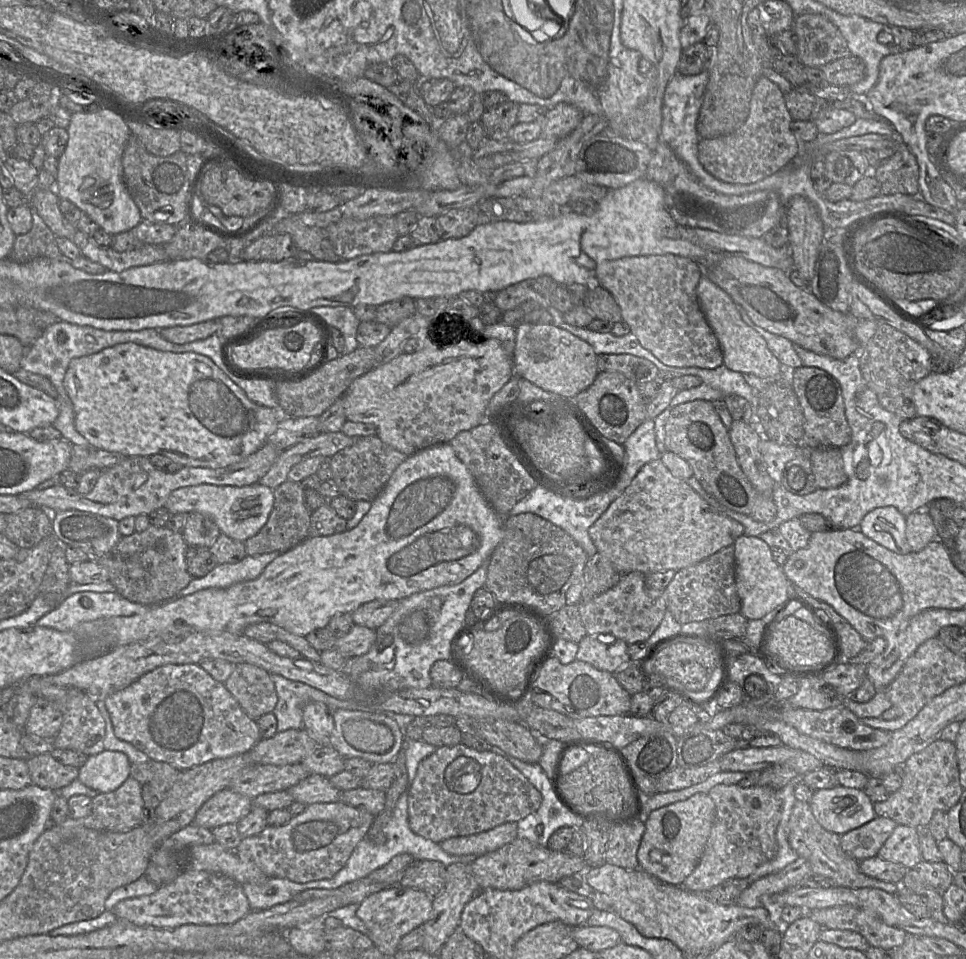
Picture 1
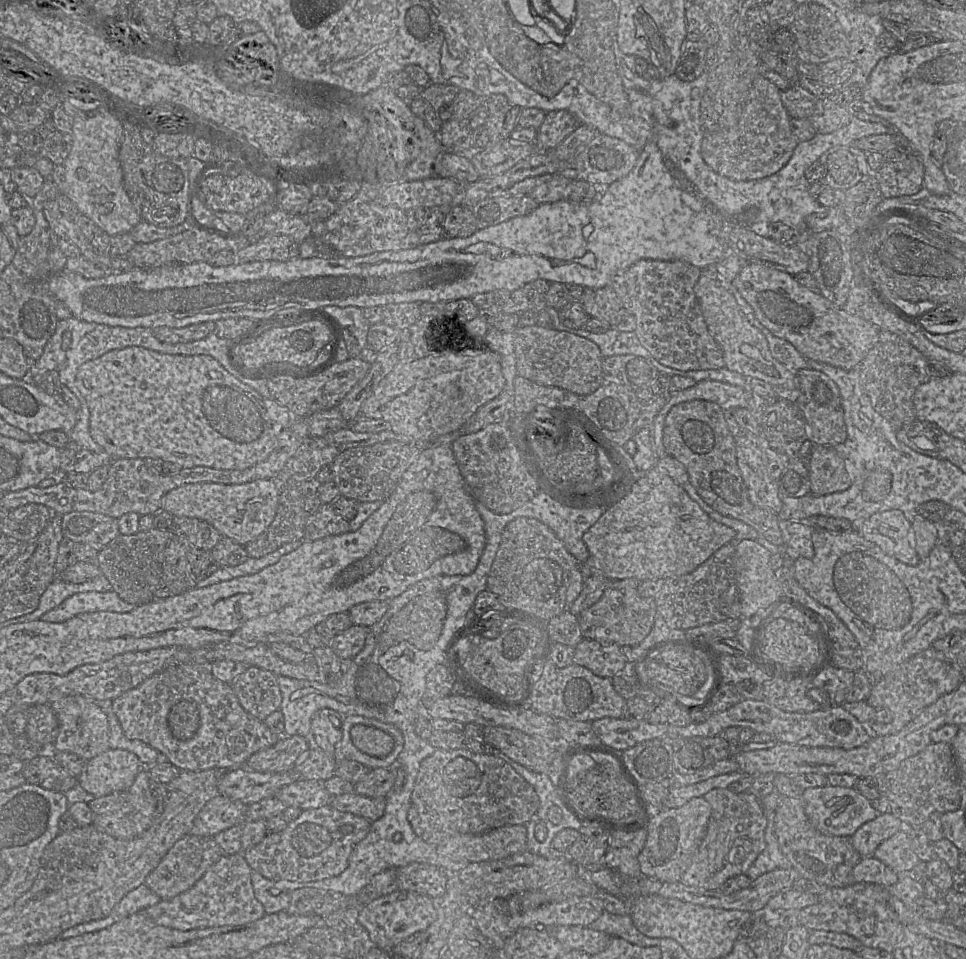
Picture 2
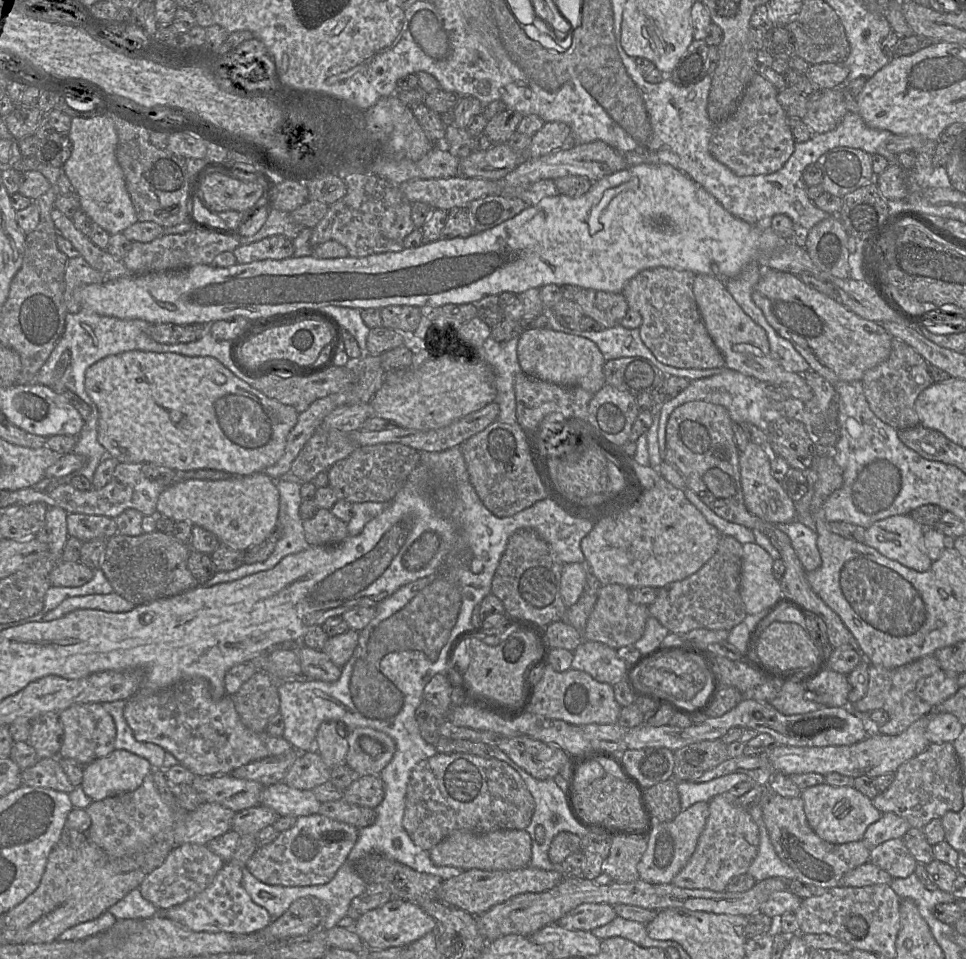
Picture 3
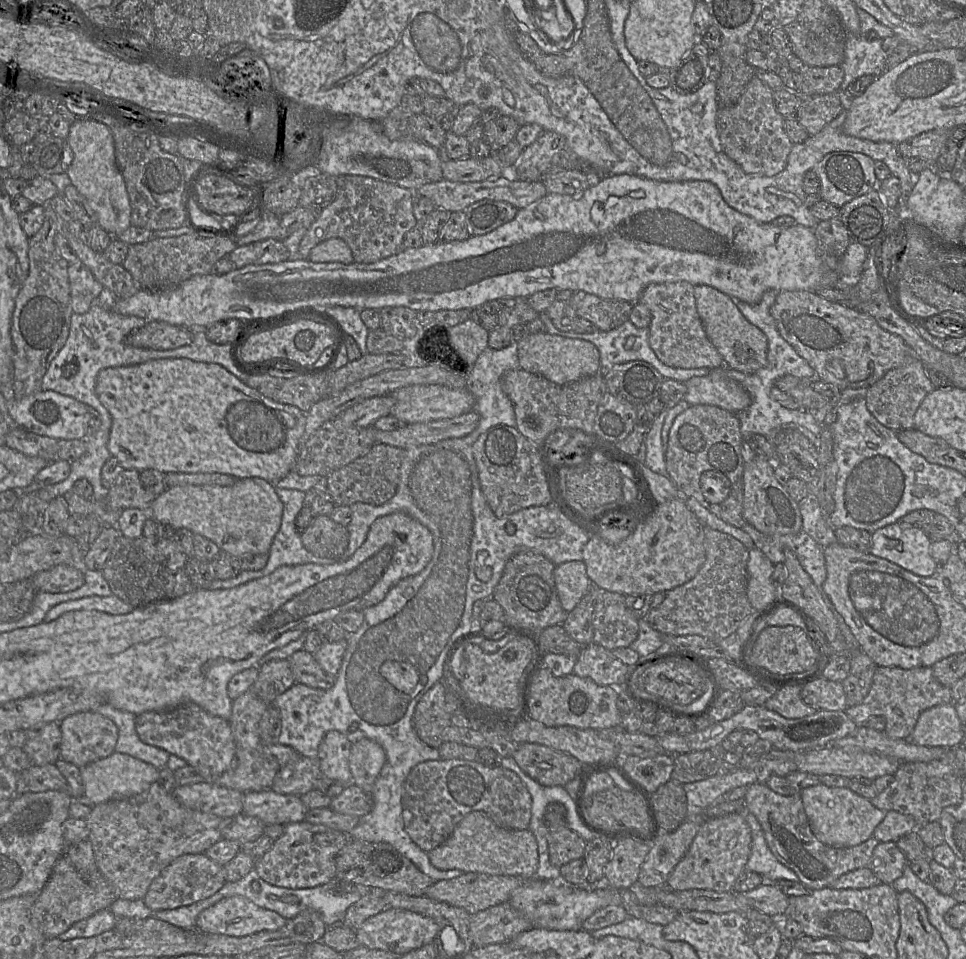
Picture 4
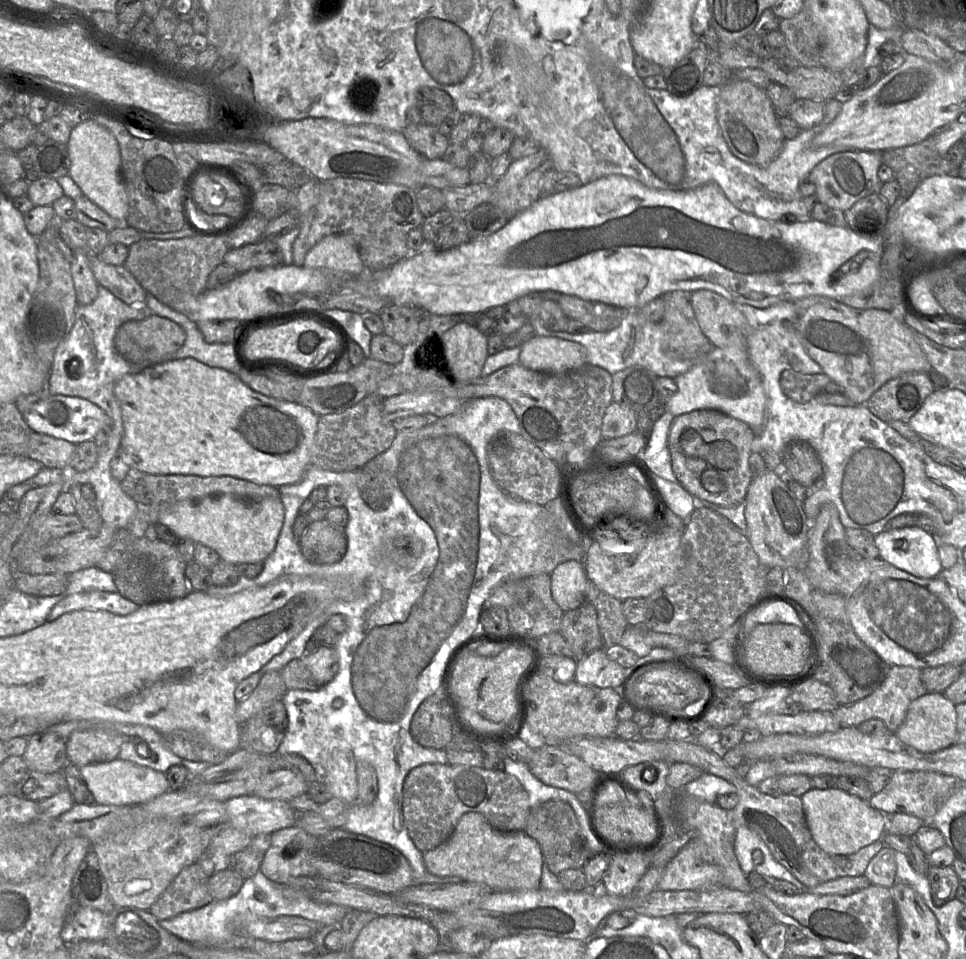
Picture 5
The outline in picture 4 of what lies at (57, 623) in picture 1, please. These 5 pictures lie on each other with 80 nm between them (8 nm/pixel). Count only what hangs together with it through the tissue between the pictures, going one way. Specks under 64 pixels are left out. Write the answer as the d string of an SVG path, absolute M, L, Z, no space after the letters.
M115 594L109 596L87 596L71 599L55 605L48 611L43 621L50 622L71 610L98 610L113 615L130 613L135 607Z

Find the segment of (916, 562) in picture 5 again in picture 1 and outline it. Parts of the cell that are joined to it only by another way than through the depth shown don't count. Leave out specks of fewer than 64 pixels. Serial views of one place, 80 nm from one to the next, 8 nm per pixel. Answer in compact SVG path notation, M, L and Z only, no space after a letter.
M893 506L875 508L867 513L859 525L859 530L897 554L912 552L906 539L906 516Z

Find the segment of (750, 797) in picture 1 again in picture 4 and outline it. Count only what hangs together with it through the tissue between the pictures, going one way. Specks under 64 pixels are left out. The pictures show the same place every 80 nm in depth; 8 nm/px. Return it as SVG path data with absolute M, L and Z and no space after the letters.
M742 812L708 817L685 856L670 873L665 886L672 890L732 891L737 878L745 871L751 853L751 842L751 829Z

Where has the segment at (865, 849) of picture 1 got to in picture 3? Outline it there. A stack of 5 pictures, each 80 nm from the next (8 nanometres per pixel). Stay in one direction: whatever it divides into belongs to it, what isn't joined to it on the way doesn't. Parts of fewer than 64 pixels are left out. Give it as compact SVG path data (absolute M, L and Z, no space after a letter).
M886 812L882 813L878 821L867 827L862 840L872 848L890 839L903 838L910 828L906 819Z

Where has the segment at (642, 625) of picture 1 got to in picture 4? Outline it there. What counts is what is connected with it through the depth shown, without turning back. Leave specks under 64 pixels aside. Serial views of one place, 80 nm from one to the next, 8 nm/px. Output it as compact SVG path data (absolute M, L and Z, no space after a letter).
M596 588L593 611L593 642L612 651L629 647L638 635L638 621L627 608L625 595Z

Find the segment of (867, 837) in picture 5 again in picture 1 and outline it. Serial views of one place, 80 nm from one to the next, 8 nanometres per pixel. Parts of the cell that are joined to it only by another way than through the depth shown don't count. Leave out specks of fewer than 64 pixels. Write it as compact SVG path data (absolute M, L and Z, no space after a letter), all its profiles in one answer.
M839 784L833 788L815 790L809 801L819 824L839 835L876 818L873 804L863 789Z

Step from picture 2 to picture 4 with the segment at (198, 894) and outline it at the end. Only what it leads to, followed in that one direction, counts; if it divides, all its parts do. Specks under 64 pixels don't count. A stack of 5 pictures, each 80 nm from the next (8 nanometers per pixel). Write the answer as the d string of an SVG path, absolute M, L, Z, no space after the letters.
M232 896L203 910L195 929L209 934L245 937L282 928L287 919L277 912L261 908L243 896Z

